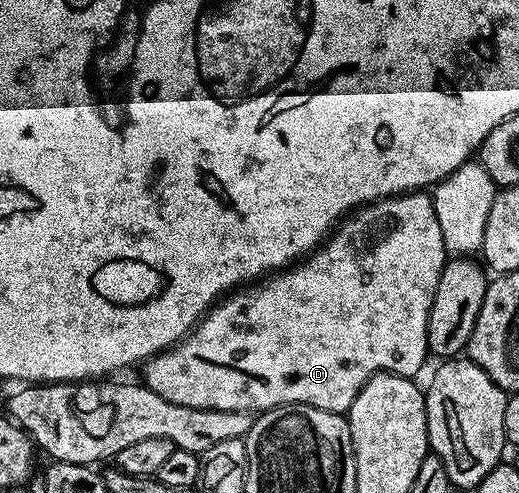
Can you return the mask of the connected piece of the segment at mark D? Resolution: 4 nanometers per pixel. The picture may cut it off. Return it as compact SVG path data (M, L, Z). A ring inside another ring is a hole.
M416 190L384 196L381 200L354 209L328 235L325 243L306 258L222 297L178 344L168 348L166 352L158 352L146 361L142 369L142 383L146 384L149 390L153 390L153 394L161 394L161 398L177 406L193 406L201 410L241 410L255 414L260 410L277 408L280 404L308 404L321 410L345 414L351 408L353 398L357 398L370 376L375 376L378 372L391 372L395 376L414 378L417 370L428 363L429 310L433 306L433 294L437 290L437 282L448 259L449 253L441 238L441 225L437 223L435 207L426 191Z

